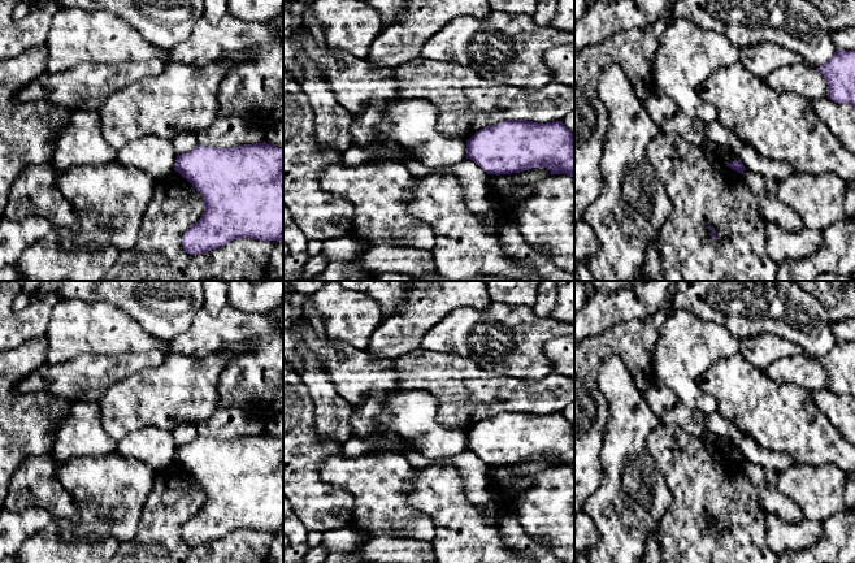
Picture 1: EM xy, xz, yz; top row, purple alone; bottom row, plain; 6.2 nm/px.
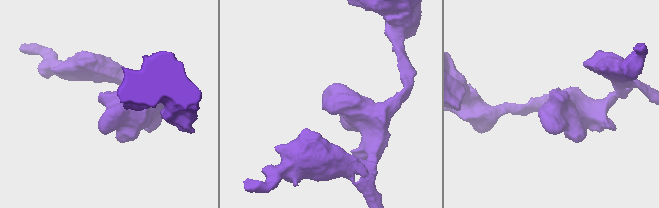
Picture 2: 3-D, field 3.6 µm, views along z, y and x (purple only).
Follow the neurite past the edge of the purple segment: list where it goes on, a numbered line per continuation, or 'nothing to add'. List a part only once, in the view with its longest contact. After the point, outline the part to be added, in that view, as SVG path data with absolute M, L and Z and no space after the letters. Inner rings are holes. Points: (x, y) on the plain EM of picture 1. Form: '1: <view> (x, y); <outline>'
nothing to add

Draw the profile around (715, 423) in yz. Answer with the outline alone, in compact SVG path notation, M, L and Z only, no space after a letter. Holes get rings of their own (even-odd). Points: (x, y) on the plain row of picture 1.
M719 412L706 415L704 430L734 441L746 462L752 464L774 471L786 471L798 465L790 454L777 452L759 446L754 438L745 434L730 420L722 417Z

